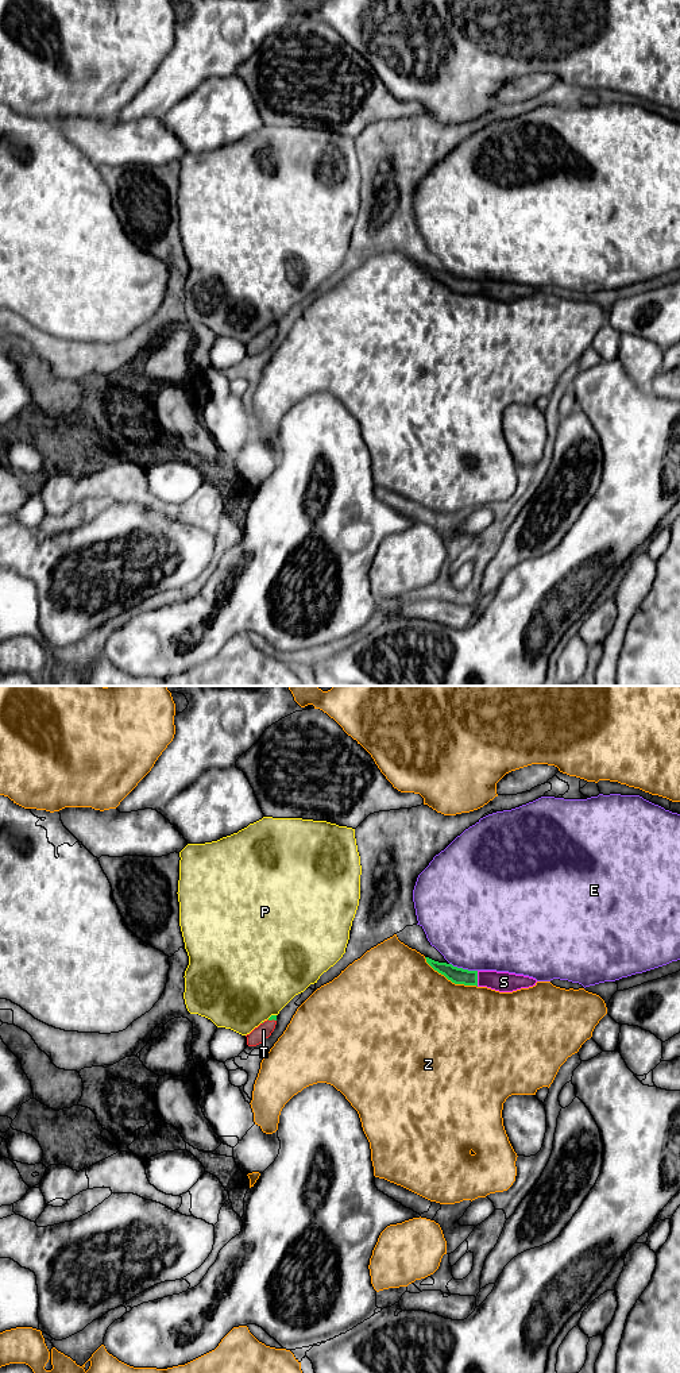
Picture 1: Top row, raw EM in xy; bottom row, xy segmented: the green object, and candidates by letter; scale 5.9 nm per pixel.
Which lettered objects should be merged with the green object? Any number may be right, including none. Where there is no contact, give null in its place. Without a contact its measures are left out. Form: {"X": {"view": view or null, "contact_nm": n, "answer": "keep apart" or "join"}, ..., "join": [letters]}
{"E": {"view": "xy", "contact_nm": 180, "answer": "keep apart"}, "P": {"view": "xy", "contact_nm": 60, "answer": "keep apart"}, "S": {"view": "xy", "contact_nm": 100, "answer": "join"}, "T": {"view": "xy", "contact_nm": 60, "answer": "join"}, "Z": {"view": "xy", "contact_nm": 360, "answer": "keep apart"}, "join": ["S", "T"]}

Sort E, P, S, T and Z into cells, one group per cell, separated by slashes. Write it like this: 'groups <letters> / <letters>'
groups E / P / S T / Z

